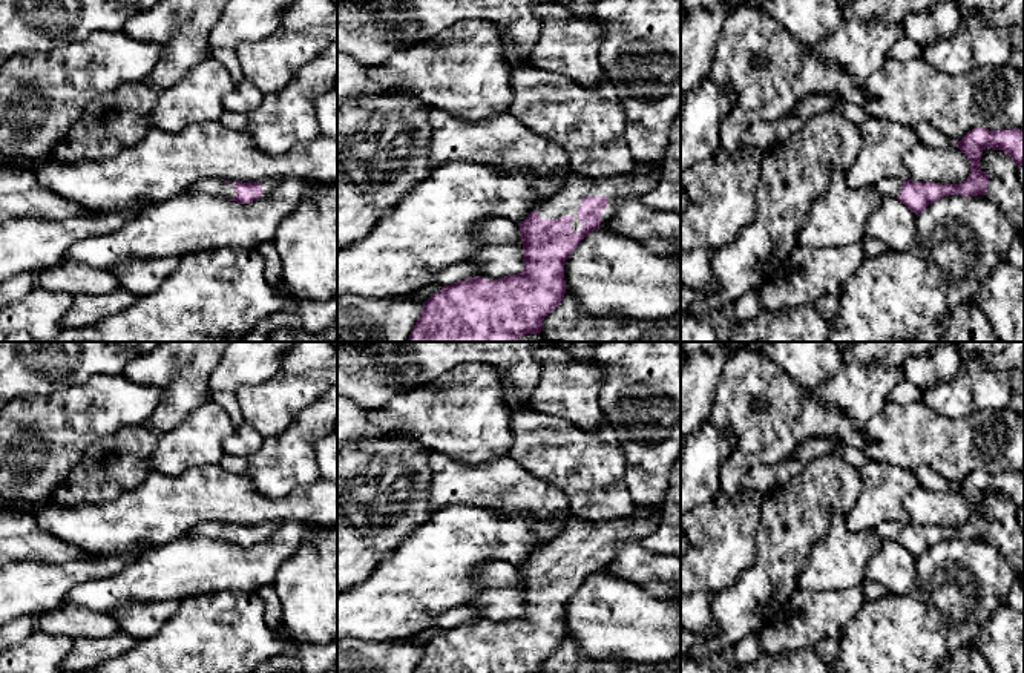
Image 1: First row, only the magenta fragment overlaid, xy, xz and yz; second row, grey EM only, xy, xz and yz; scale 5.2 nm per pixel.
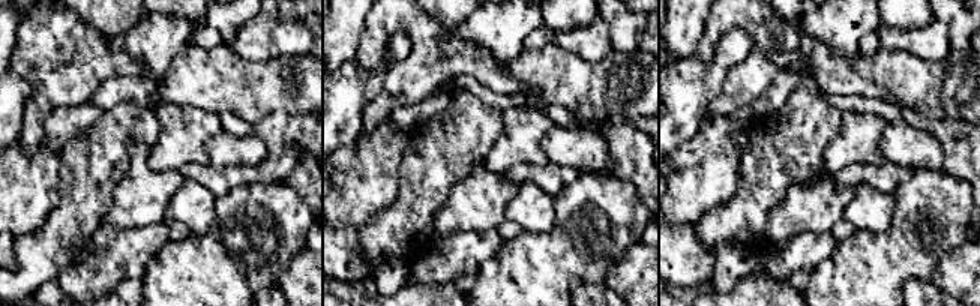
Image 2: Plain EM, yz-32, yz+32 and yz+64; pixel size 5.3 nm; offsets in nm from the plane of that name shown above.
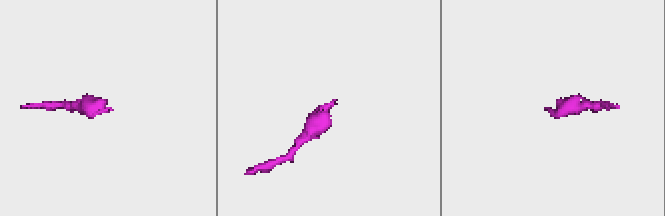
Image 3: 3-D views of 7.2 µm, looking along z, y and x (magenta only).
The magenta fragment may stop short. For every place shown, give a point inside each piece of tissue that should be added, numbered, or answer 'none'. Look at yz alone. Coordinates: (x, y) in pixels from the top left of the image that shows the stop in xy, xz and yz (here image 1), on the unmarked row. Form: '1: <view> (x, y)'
1: yz (886, 531)

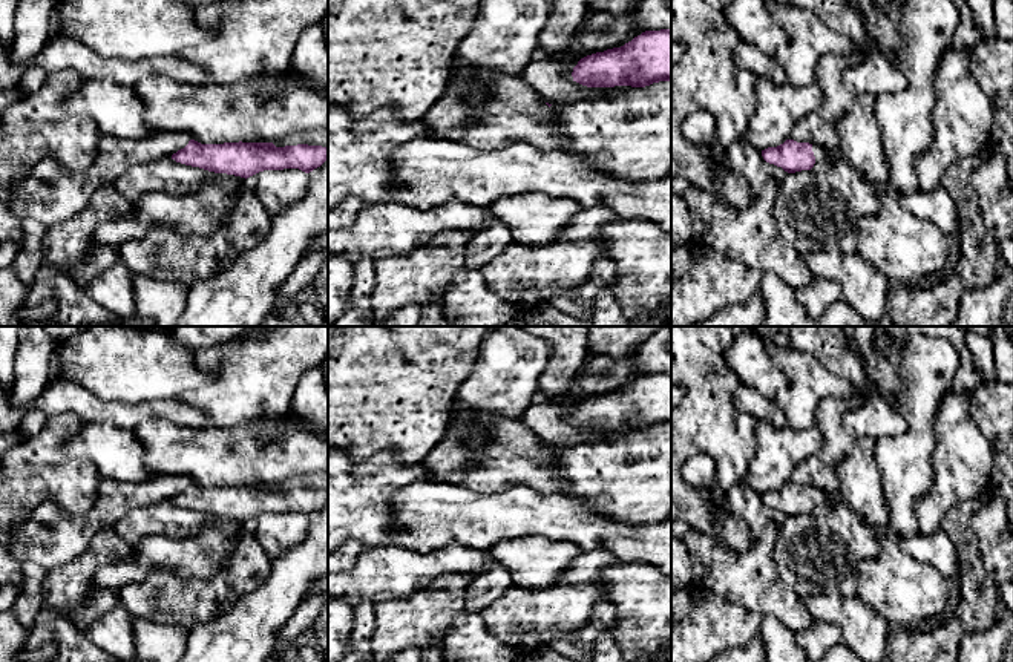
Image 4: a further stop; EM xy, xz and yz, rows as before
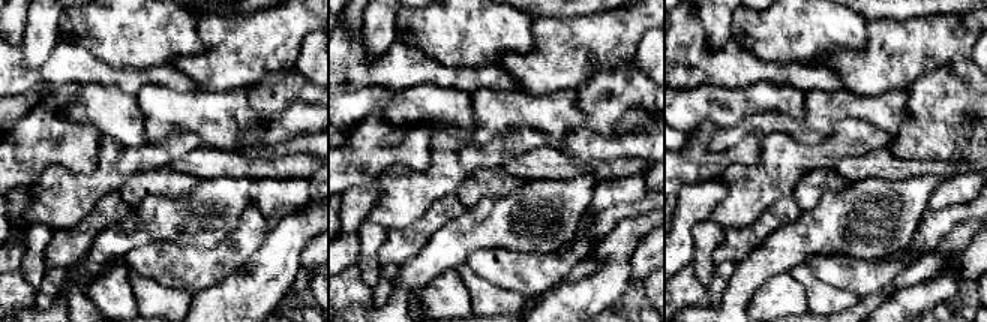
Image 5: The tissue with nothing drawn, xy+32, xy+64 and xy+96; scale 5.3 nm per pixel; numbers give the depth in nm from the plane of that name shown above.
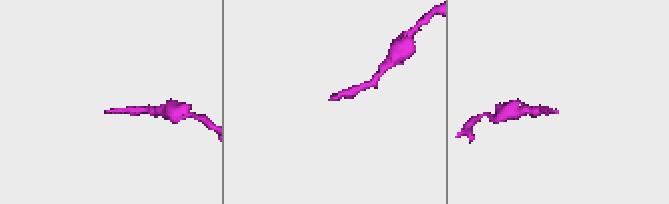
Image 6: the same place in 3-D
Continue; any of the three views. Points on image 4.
1: yz (820, 497)

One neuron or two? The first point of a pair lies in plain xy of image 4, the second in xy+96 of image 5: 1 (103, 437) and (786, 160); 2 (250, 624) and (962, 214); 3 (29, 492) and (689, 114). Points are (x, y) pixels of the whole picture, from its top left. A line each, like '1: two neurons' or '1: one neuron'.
1: two neurons
2: two neurons
3: two neurons

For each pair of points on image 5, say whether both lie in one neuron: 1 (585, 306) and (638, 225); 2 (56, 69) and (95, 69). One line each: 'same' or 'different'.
1: same
2: same

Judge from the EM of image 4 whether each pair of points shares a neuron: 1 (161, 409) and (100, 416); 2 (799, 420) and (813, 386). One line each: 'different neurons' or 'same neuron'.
1: same neuron
2: same neuron

